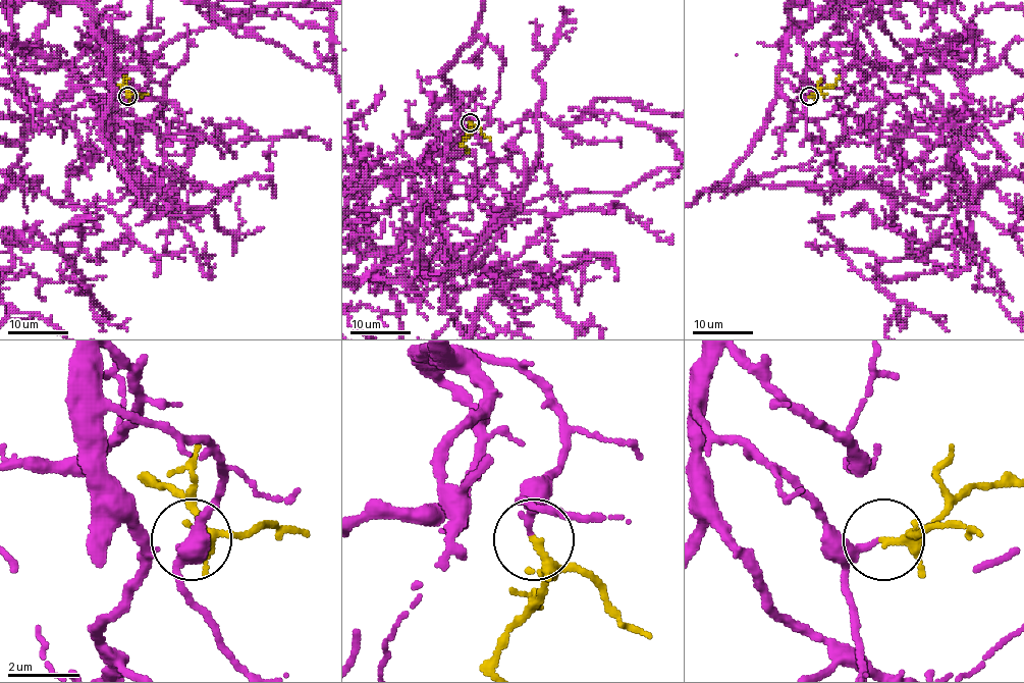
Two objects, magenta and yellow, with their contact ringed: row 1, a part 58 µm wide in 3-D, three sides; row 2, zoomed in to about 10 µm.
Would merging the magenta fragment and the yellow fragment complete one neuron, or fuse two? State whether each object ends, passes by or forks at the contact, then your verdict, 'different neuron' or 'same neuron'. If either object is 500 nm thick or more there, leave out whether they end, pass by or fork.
magenta ends there; yellow forks there; same neuron

